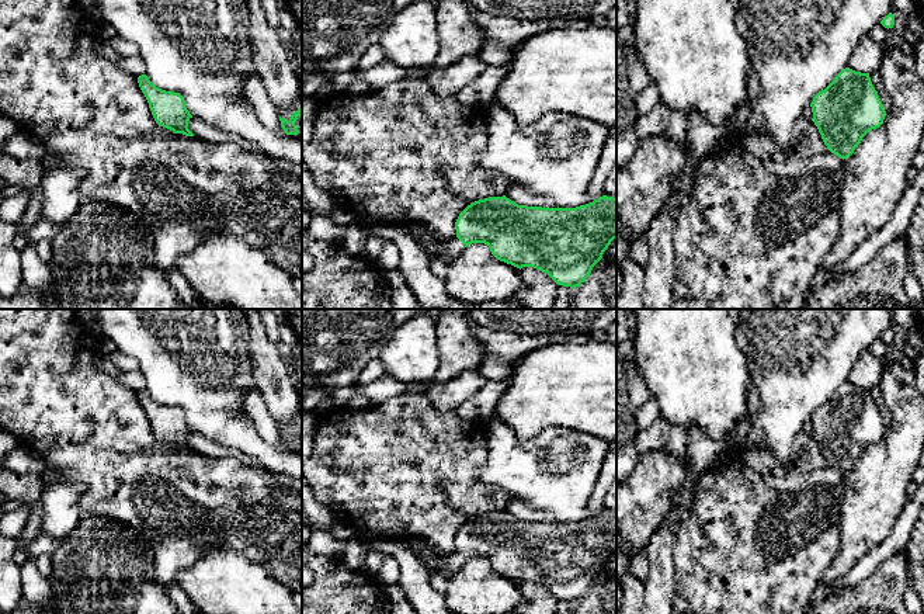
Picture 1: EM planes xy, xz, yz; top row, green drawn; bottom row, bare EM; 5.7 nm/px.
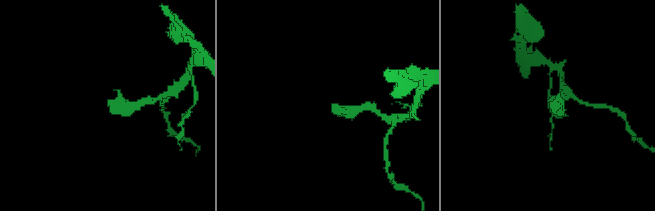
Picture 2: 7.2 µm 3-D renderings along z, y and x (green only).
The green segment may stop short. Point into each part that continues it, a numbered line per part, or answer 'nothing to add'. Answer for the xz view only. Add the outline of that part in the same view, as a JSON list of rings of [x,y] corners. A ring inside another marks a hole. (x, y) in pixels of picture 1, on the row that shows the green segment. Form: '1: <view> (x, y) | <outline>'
1: xz (447, 250) | [[[416,225],[416,235],[423,246],[433,252],[433,259],[445,263],[452,261],[465,249],[465,244],[458,237],[442,242],[423,225]]]

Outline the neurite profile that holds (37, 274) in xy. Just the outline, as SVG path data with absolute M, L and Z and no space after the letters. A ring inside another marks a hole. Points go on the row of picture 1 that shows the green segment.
M28 242L21 250L21 267L24 274L24 284L48 295L52 289L52 270L45 264L38 253L37 243Z

